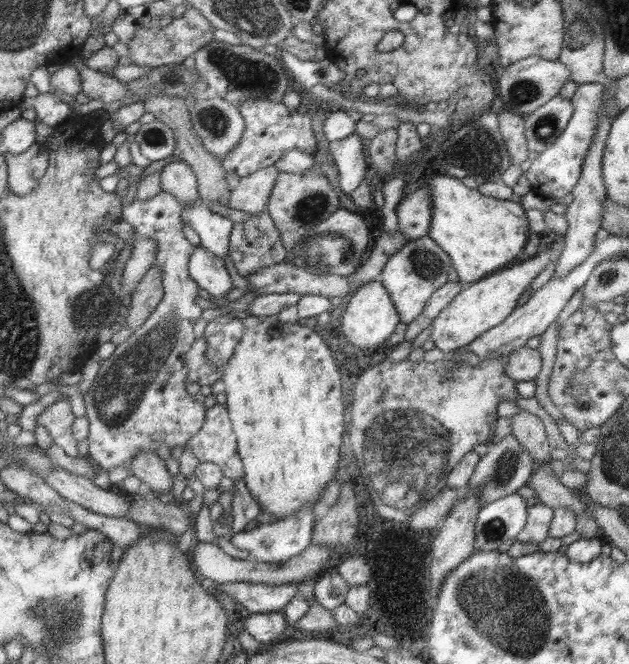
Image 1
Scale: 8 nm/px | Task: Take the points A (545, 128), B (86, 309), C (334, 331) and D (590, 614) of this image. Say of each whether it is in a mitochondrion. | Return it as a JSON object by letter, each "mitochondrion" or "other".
{"A":"mitochondrion","B":"mitochondrion","C":"other","D":"other"}

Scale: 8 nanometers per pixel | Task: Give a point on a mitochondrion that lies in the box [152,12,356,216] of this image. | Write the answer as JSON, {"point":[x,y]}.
{"point":[244,75]}

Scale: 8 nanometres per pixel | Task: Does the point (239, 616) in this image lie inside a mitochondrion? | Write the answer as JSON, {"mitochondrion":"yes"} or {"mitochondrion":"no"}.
{"mitochondrion":"no"}

